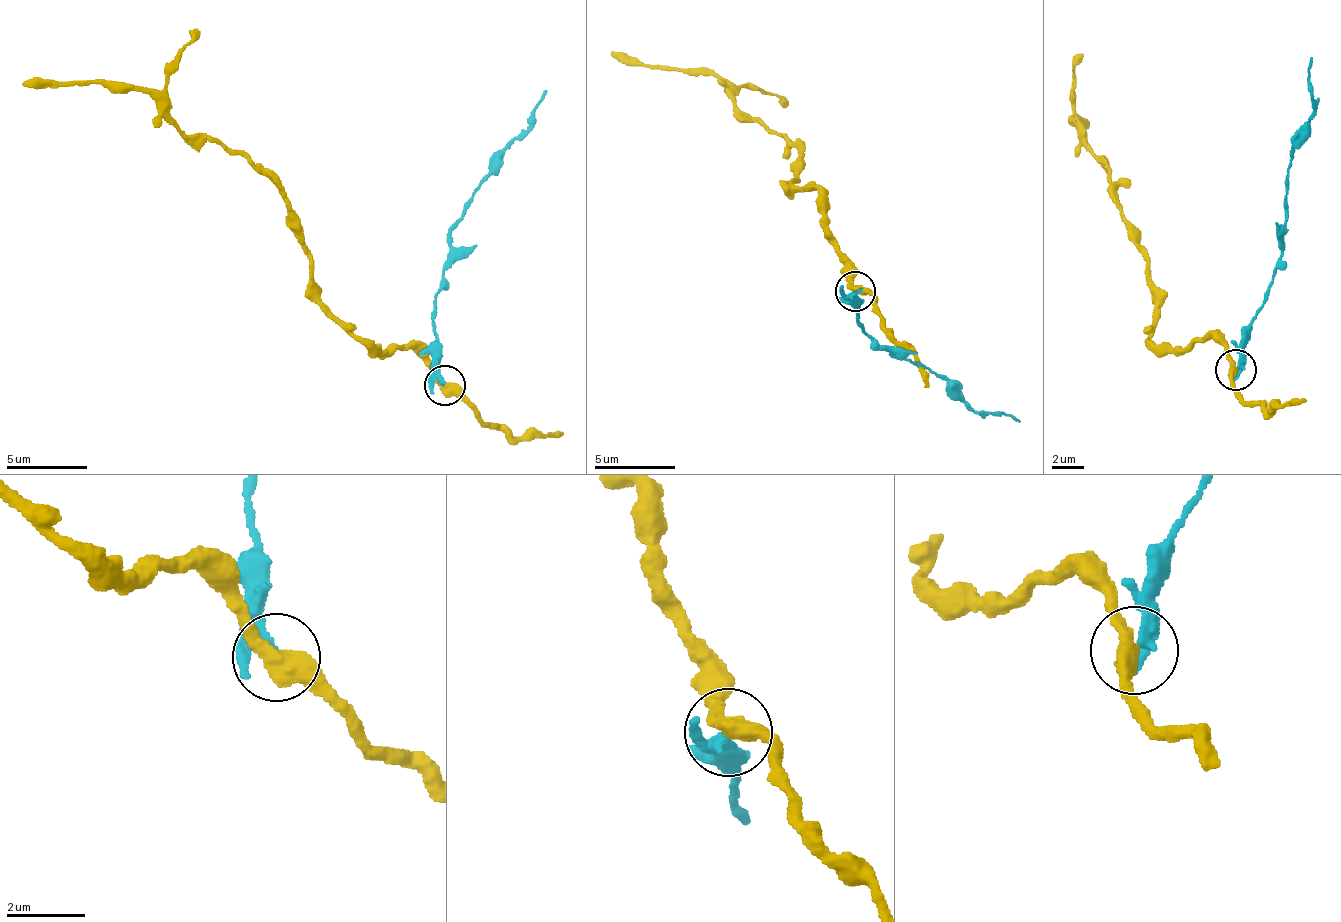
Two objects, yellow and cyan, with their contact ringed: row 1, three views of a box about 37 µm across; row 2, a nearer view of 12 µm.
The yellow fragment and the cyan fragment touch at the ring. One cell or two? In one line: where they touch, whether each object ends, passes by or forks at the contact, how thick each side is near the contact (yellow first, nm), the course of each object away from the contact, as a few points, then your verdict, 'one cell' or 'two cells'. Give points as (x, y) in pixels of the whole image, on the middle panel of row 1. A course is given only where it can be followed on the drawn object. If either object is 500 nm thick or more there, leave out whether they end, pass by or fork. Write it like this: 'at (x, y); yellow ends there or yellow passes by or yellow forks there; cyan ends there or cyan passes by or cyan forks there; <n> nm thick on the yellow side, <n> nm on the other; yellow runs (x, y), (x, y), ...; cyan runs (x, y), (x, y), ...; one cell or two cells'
at (855, 291); yellow passes by; cyan passes by; 460 nm thick on the yellow side, 200 nm on the other; yellow runs (854, 290), (825, 198), (791, 188), (806, 165), (778, 132), (747, 118), (718, 76), (613, 53); cyan runs (854, 294), (863, 298), (857, 312), (863, 331), (891, 352), (955, 388), (981, 413), (1018, 421); two cells

